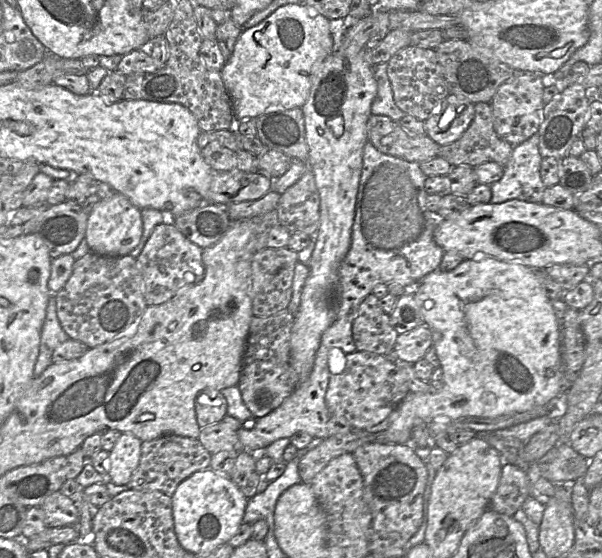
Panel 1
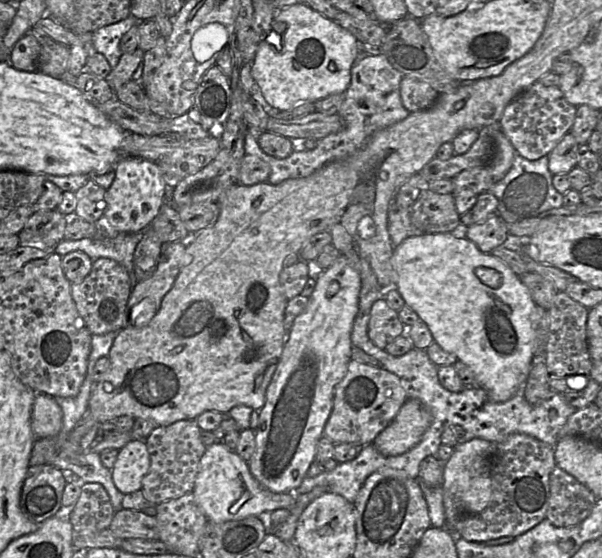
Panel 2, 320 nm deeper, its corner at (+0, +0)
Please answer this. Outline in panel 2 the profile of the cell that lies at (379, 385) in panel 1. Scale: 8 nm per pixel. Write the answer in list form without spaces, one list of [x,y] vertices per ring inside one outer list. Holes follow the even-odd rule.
[[[351,359],[347,372],[336,386],[331,414],[324,426],[323,435],[334,444],[349,443],[366,445],[394,419],[407,395],[400,378],[382,367]]]

